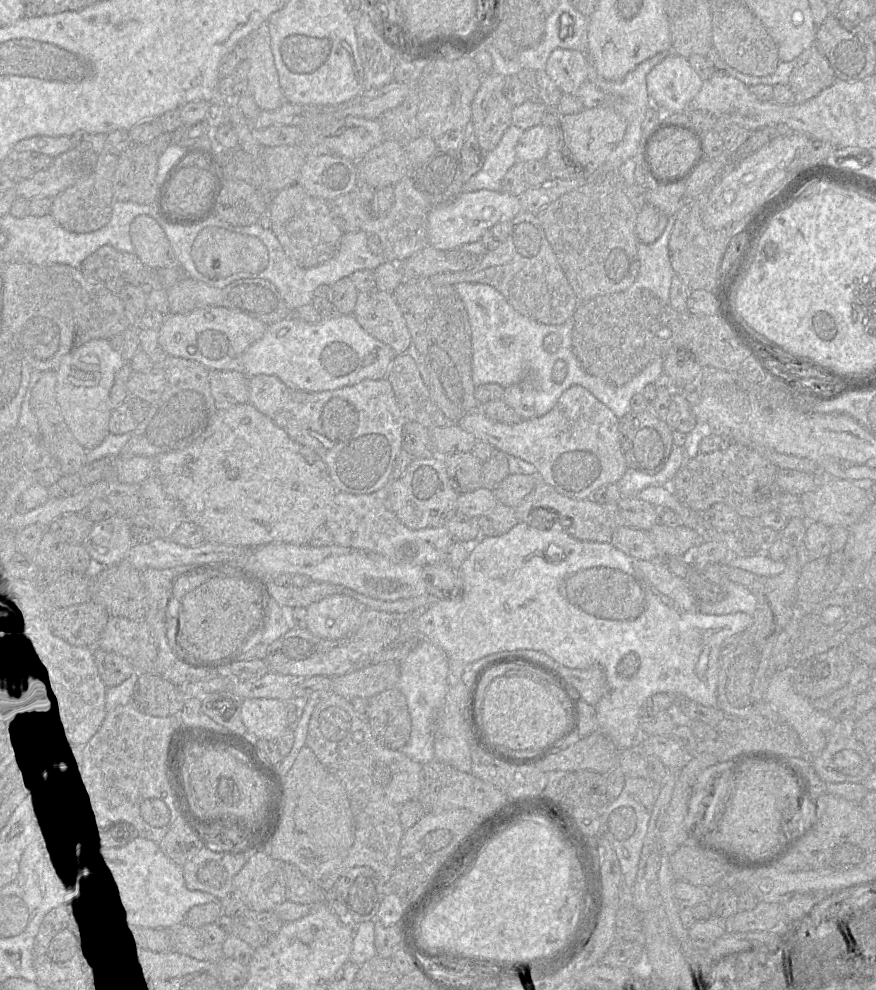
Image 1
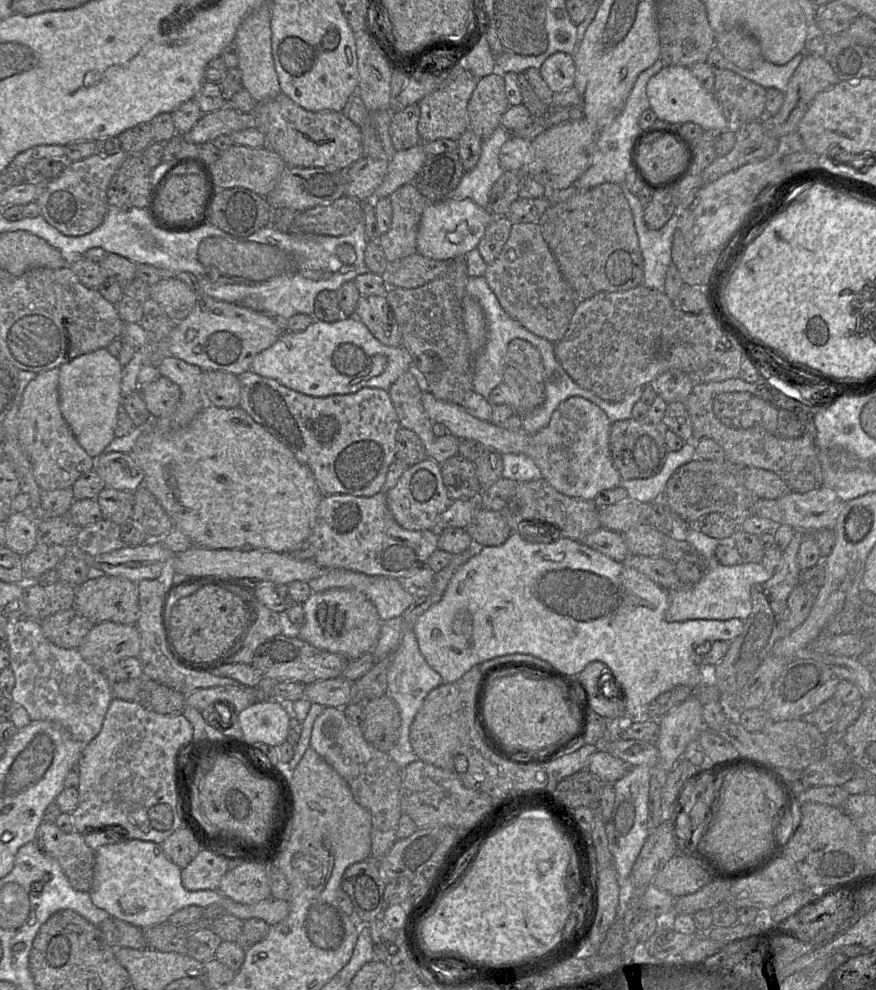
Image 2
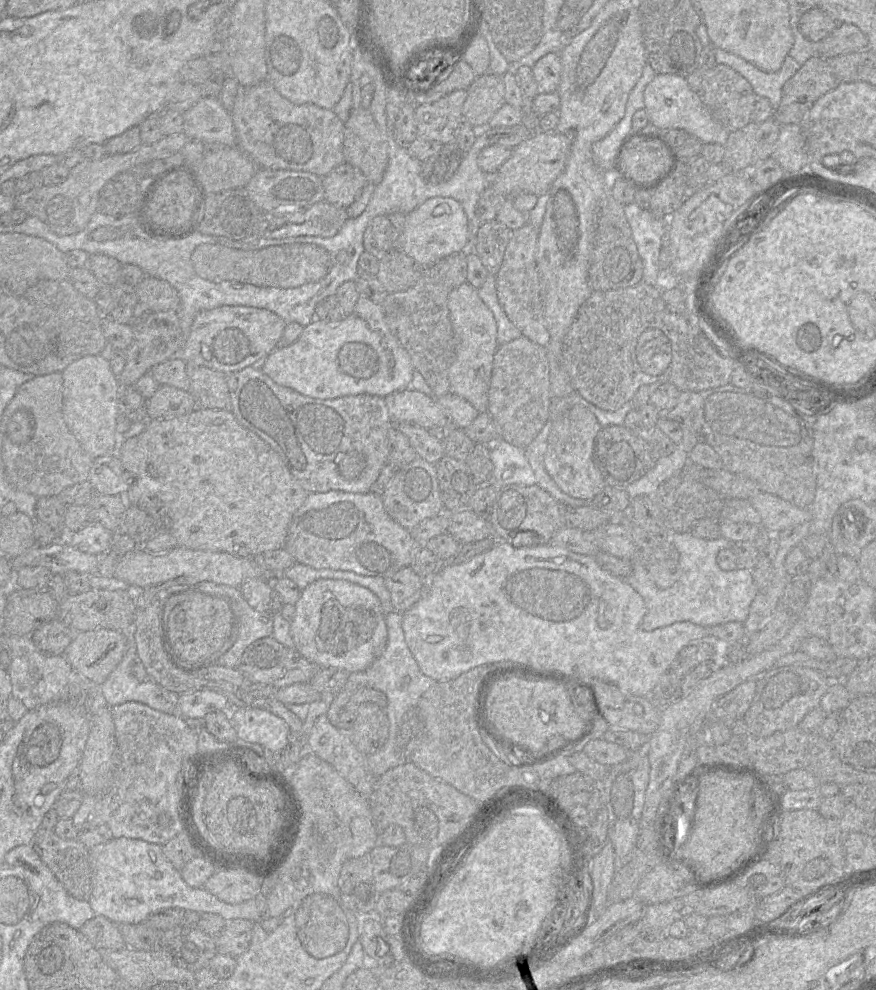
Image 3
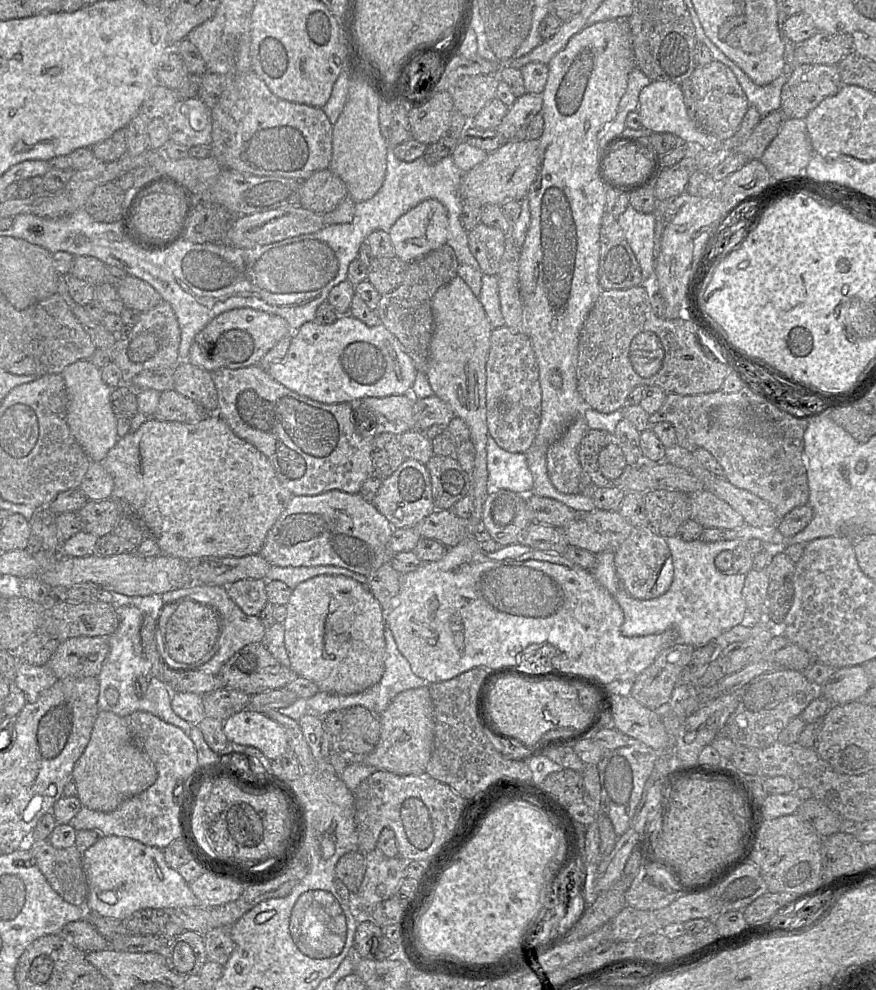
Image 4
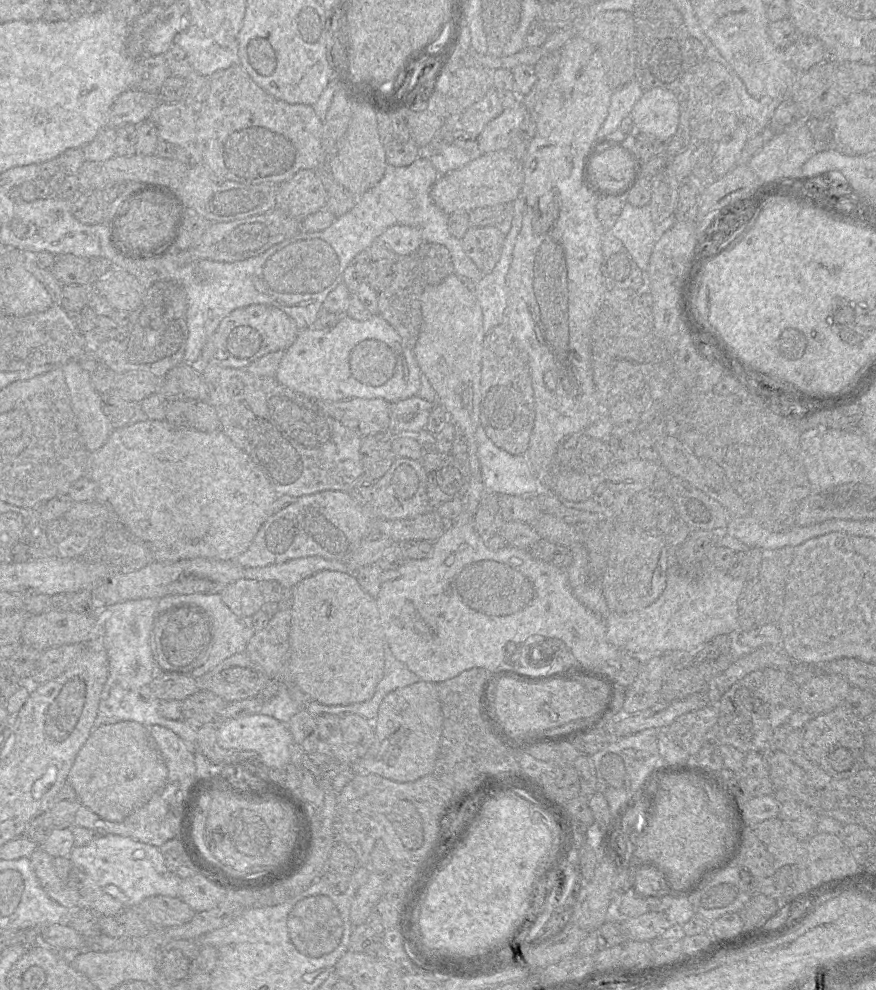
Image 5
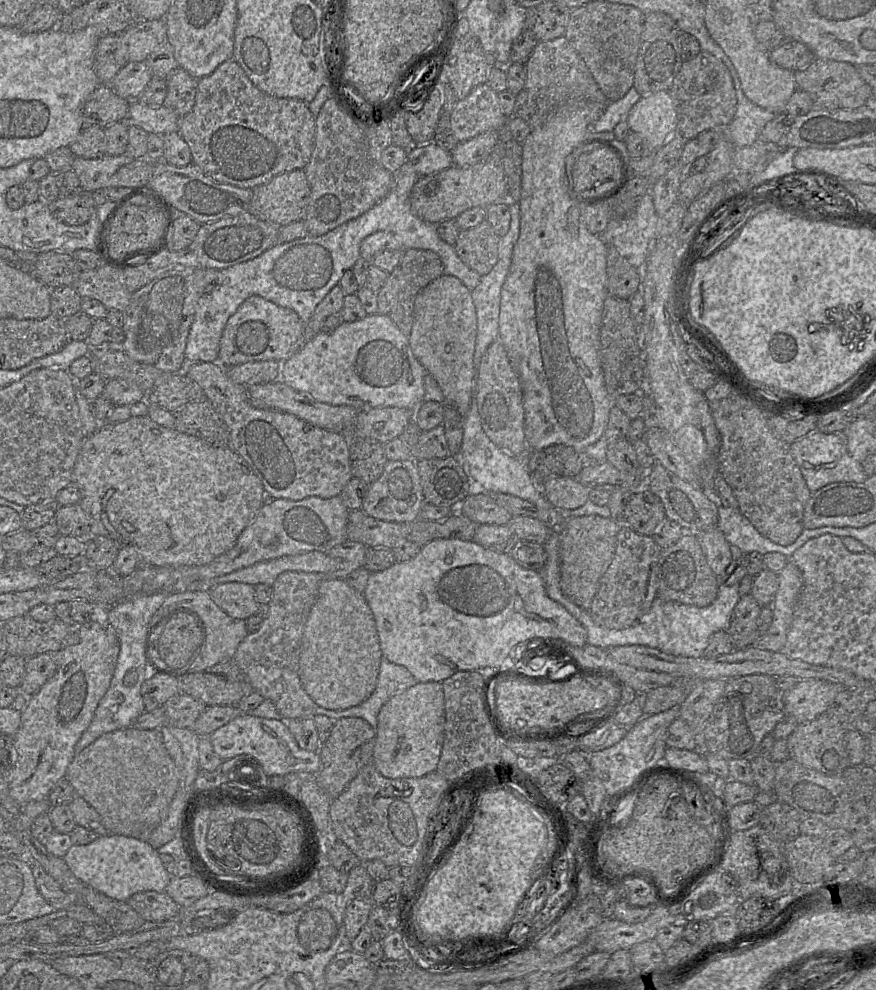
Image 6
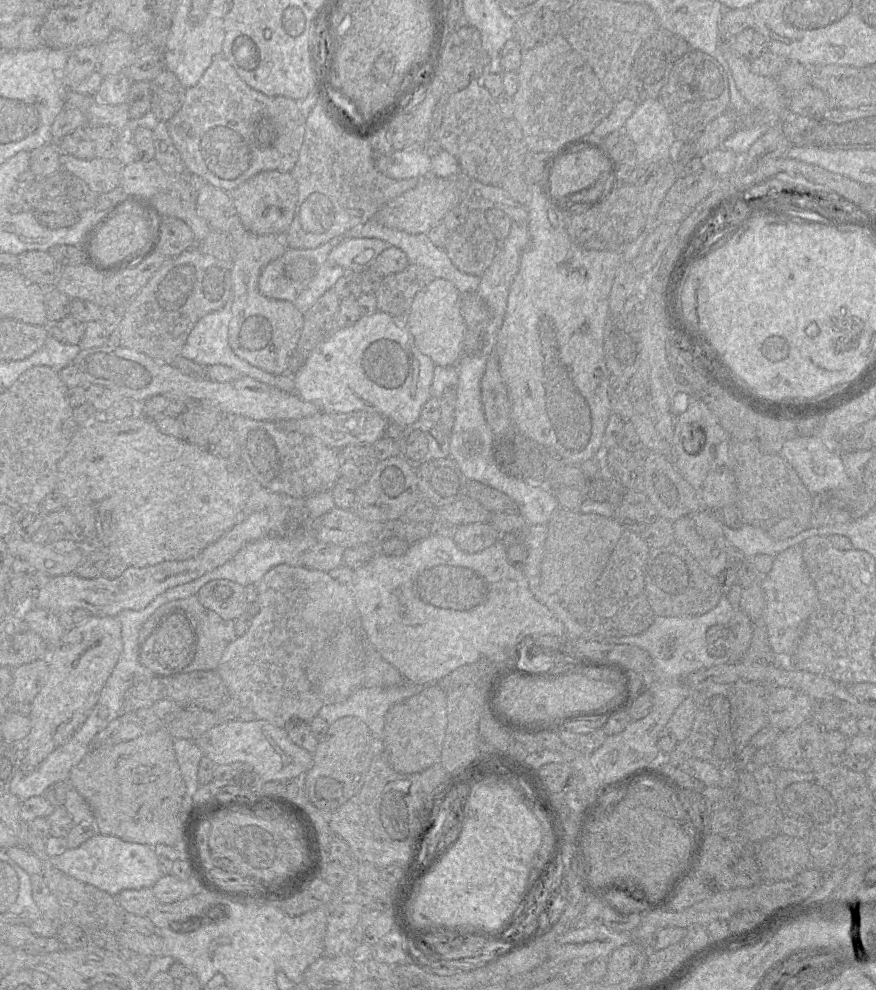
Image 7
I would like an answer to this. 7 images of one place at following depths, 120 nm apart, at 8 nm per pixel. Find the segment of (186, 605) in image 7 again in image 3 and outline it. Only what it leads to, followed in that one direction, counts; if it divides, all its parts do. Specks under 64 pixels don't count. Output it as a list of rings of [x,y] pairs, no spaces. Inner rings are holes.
[[[203,581],[192,590],[185,587],[168,589],[162,596],[185,591],[199,591],[224,598],[236,617],[236,639],[234,643],[218,660],[212,661],[211,666],[220,665],[237,668],[244,651],[250,644],[258,639],[271,636],[273,633],[273,617],[267,612],[259,612],[252,608],[238,587]]]

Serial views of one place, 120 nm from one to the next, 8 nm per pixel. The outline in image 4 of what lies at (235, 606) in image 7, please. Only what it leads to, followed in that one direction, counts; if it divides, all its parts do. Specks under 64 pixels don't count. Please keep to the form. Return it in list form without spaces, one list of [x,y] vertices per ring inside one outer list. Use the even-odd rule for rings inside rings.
[[[242,579],[226,587],[229,597],[248,615],[259,616],[268,603],[265,579]]]

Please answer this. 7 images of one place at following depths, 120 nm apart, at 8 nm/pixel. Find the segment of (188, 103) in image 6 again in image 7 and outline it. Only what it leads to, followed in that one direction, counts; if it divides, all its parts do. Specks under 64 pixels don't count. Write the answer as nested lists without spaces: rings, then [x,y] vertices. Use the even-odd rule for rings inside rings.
[[[167,69],[151,81],[151,88],[153,95],[150,115],[153,119],[167,122],[181,108],[187,88]]]

